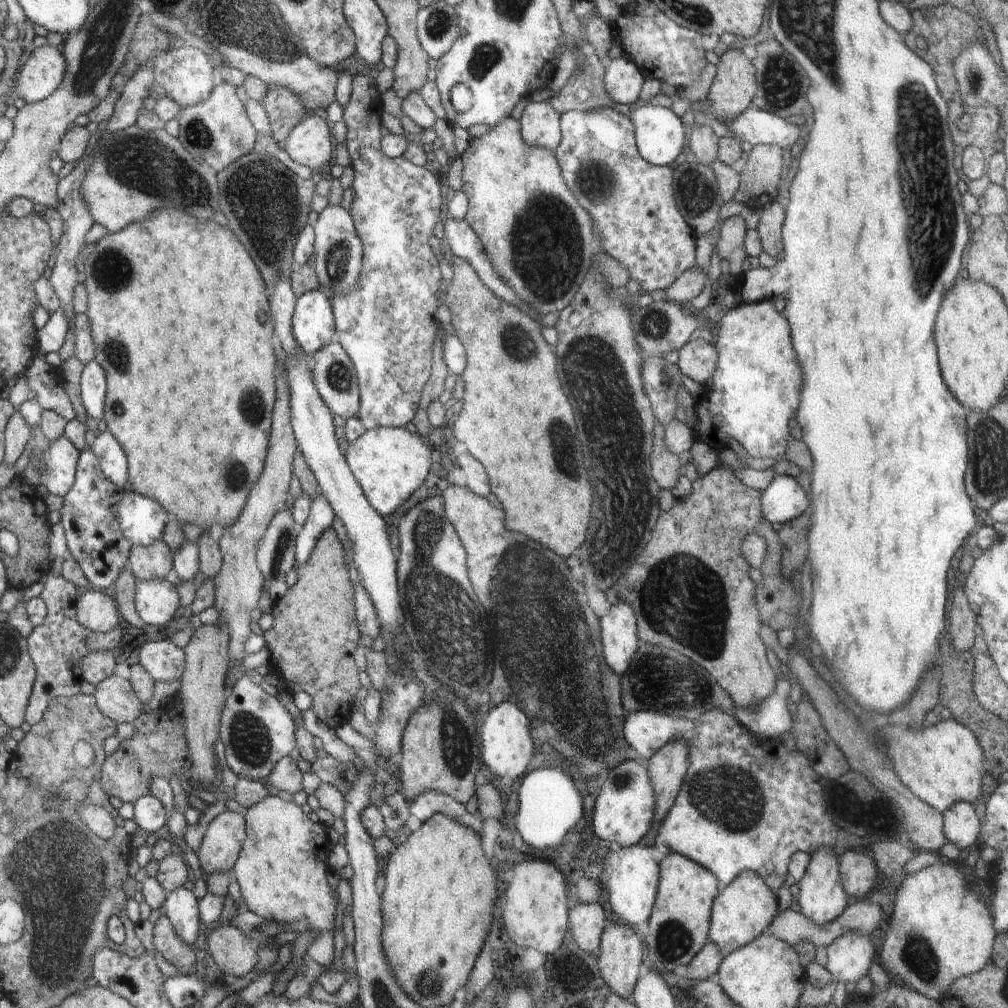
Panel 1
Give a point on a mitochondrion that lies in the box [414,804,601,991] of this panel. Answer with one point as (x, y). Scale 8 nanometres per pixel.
(574, 974)

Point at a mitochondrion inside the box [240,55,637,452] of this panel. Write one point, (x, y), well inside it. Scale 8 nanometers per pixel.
(547, 234)

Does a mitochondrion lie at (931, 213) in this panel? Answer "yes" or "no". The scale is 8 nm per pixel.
yes

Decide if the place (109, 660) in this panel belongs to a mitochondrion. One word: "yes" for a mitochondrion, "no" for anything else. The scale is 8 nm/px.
no

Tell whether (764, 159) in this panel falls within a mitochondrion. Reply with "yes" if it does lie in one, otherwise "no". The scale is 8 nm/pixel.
no

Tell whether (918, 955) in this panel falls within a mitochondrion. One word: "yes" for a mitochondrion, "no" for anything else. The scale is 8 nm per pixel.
yes

